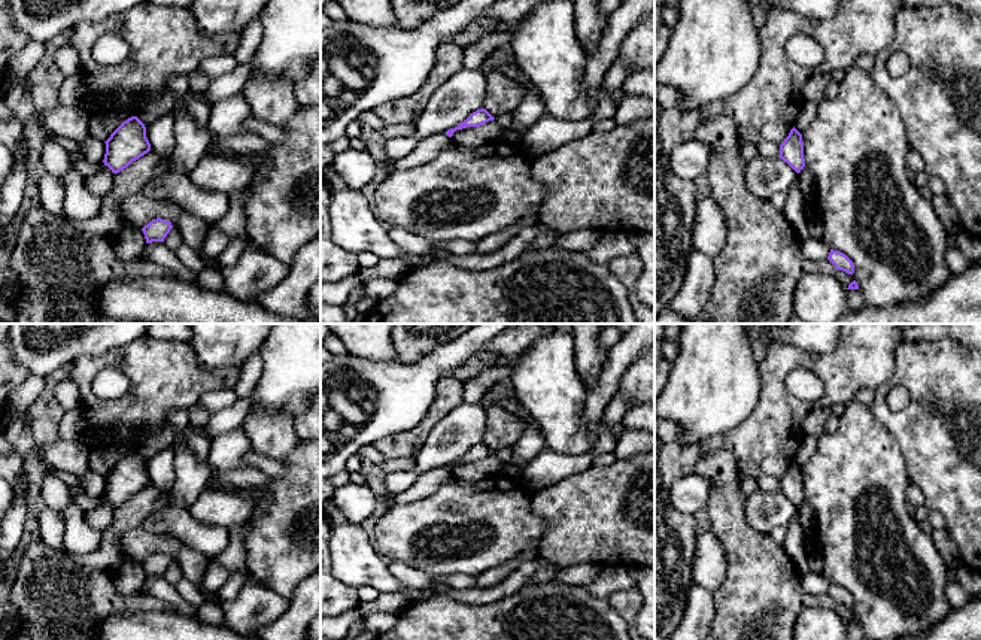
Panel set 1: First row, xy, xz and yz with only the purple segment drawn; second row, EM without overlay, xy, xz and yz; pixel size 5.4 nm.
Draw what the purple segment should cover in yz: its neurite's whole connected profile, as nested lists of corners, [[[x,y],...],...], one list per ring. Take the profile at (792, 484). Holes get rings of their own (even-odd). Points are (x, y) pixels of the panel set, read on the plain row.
[[[793,461],[780,479],[780,492],[796,507],[805,501],[802,468]]]

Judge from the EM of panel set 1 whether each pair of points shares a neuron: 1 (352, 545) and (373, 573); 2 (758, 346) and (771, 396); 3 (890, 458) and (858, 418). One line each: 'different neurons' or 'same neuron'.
1: same neuron
2: different neurons
3: same neuron

